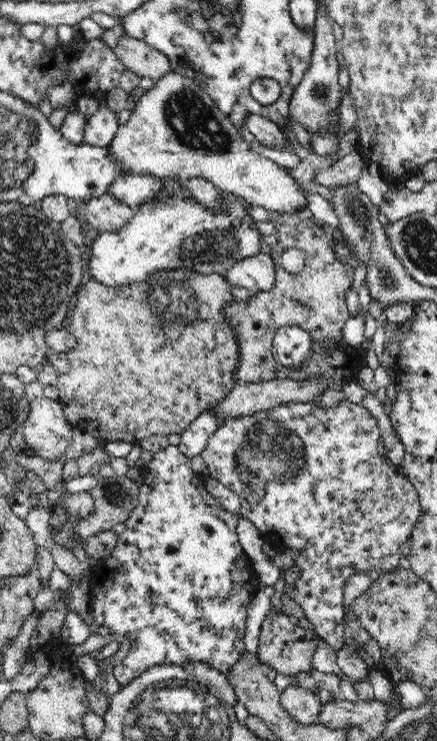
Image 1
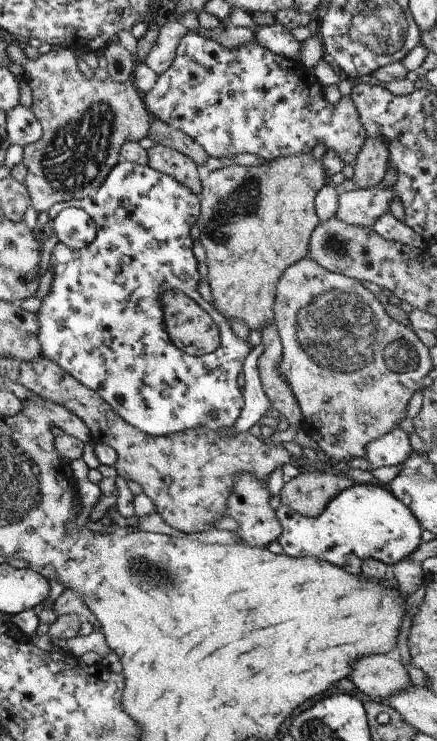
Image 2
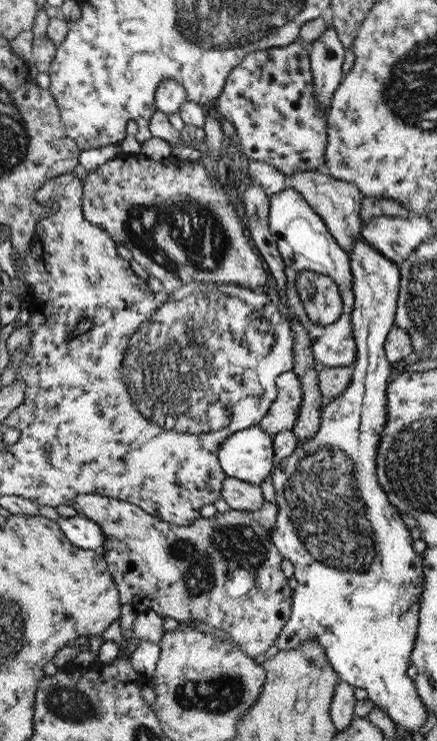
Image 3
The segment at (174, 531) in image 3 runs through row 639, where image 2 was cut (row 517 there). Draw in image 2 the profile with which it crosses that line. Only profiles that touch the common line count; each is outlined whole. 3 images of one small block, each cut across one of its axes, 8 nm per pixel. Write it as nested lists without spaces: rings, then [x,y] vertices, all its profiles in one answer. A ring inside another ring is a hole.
[[[237,474],[235,482],[233,482],[233,492],[227,499],[227,515],[236,520],[237,526],[240,526],[236,531],[240,535],[241,542],[247,546],[265,548],[269,542],[275,542],[281,527],[275,511],[269,506],[269,492],[267,492],[267,481],[259,482],[253,474]]]

